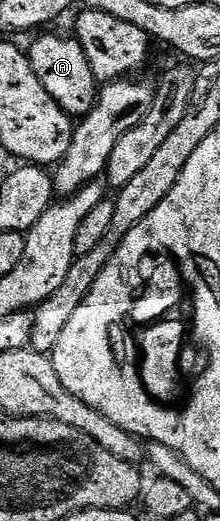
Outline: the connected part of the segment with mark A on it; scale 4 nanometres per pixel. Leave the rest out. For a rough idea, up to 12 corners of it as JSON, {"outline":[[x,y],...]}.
{"outline":[[67,35],[26,48],[37,81],[65,114],[90,113],[101,84]]}

